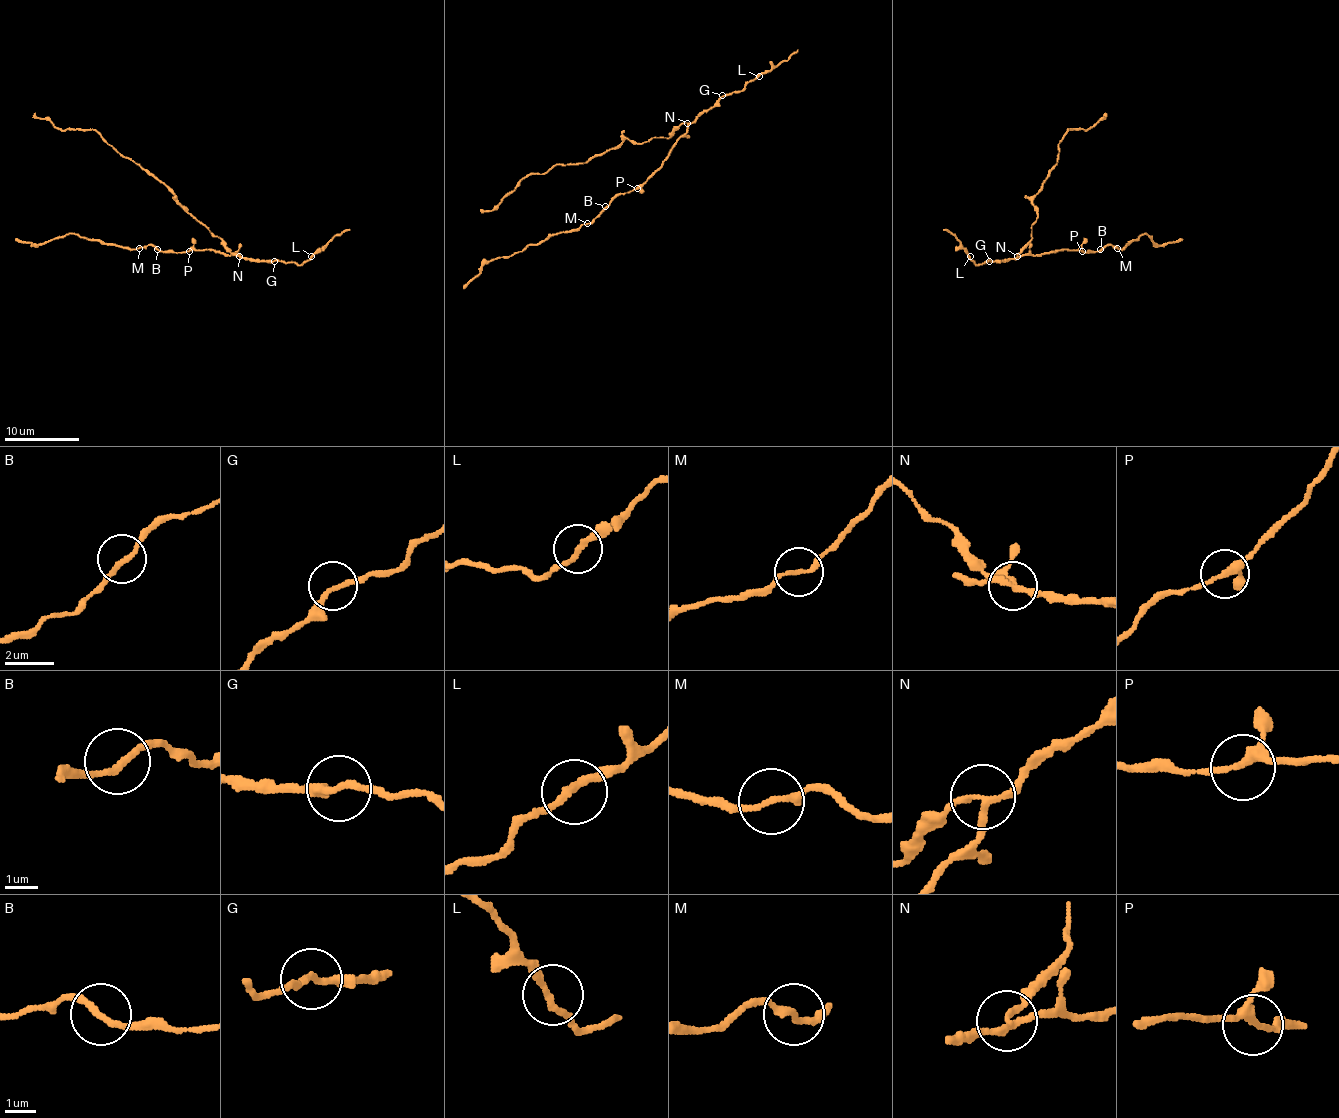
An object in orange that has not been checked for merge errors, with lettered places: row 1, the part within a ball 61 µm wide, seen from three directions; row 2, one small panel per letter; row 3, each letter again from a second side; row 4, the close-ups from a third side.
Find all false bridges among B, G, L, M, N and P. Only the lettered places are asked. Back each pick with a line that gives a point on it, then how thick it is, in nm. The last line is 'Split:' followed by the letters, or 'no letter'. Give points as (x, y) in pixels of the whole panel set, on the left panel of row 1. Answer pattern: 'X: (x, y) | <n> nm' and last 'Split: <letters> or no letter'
M: (139, 248) | 180 nm
N: (239, 256) | 190 nm
Split: M, N

